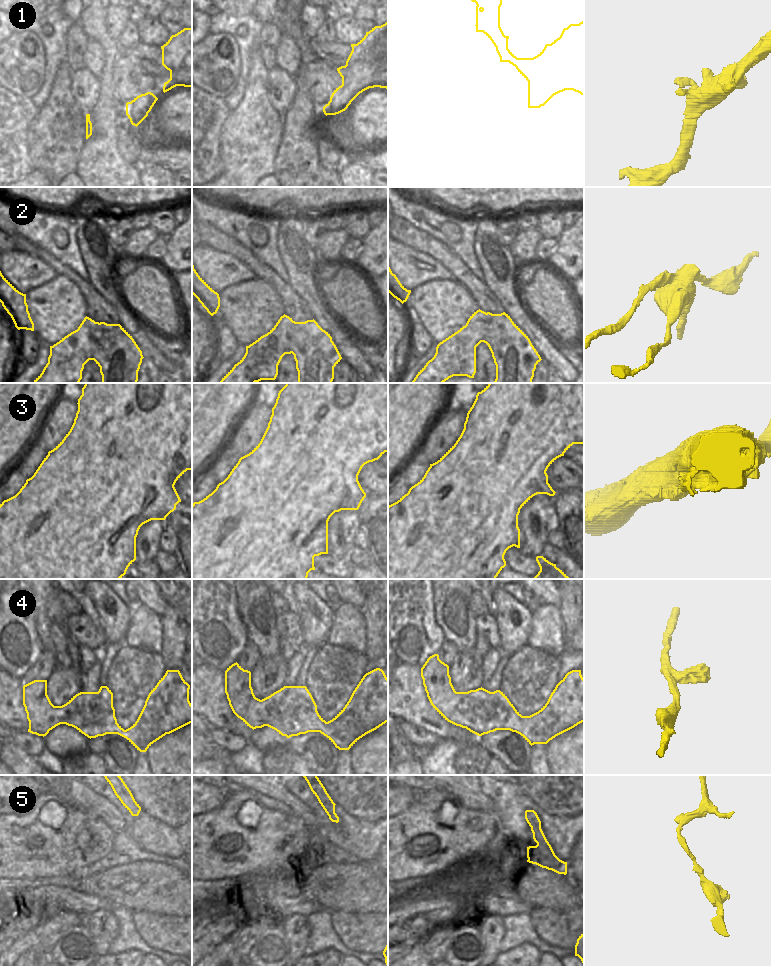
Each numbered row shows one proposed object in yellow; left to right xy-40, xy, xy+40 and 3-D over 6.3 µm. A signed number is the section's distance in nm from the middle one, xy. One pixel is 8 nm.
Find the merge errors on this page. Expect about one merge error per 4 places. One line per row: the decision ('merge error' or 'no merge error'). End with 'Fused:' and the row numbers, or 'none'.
1: no merge error
2: merge error
3: merge error
4: no merge error
5: no merge error
Fused: 2, 3

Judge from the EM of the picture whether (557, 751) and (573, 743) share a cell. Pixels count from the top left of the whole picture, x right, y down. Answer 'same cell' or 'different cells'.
same cell

